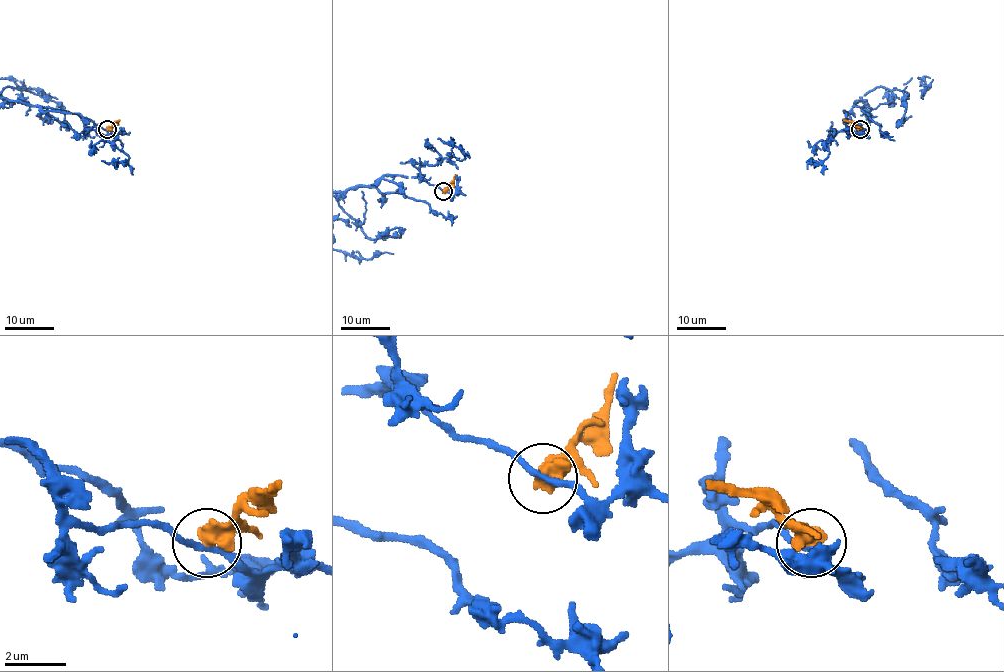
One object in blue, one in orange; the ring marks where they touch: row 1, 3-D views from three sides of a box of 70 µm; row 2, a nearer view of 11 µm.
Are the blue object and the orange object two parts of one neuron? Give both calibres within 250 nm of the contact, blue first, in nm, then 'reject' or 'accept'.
180/600 nm | reject

